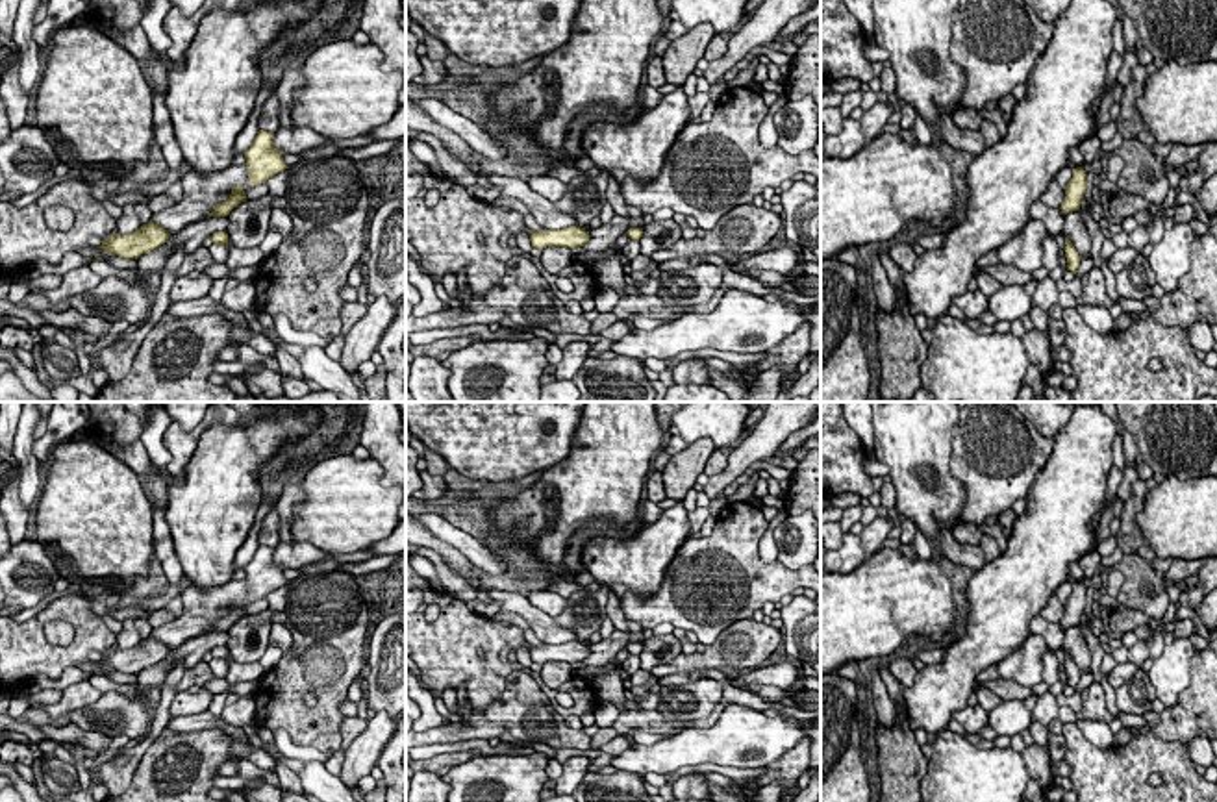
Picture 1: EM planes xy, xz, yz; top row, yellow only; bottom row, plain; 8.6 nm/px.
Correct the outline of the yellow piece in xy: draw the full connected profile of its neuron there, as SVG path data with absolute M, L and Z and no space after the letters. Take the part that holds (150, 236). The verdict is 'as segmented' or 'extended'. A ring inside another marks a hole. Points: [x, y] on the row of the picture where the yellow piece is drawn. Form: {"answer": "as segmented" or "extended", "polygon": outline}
{"answer": "as segmented", "polygon": "M148 220L132 233L113 233L109 239L102 241L98 248L124 259L137 259L143 254L159 248L169 237L172 235L165 228Z"}

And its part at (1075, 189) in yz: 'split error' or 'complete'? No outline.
complete

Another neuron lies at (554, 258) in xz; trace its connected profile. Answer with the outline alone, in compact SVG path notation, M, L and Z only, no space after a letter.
M546 246L543 248L543 254L539 259L543 269L548 270L550 274L558 274L565 267L578 261L576 254L565 246Z

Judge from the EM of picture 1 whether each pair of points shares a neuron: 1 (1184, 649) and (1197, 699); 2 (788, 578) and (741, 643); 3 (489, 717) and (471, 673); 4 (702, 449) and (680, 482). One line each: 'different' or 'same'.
1: different
2: different
3: different
4: same

